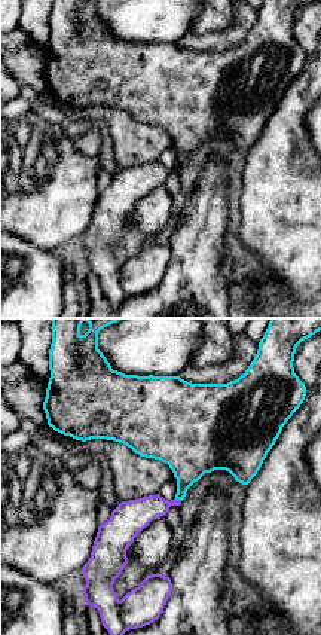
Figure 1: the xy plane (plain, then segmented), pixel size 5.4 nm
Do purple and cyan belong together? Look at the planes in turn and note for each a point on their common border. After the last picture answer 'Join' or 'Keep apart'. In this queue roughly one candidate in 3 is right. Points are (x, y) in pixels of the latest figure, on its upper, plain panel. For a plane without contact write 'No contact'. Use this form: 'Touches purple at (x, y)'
Touches purple at (179, 167)

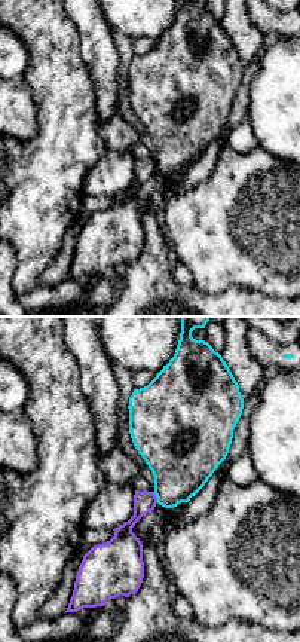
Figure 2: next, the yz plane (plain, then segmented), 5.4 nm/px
Touches purple at (156, 165)

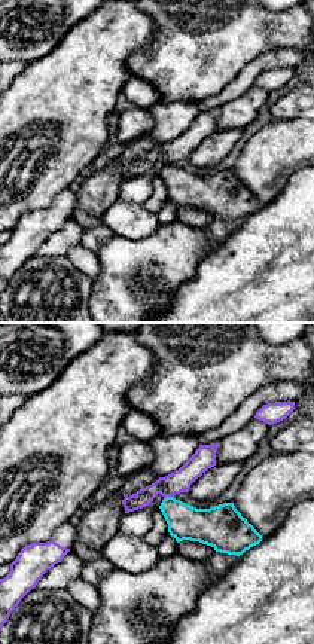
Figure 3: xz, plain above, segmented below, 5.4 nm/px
Touches purple at (168, 162)

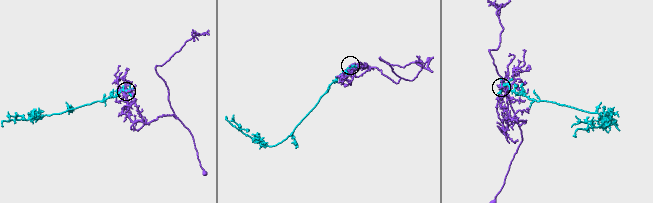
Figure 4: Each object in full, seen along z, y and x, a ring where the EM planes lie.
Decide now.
Keep apart

